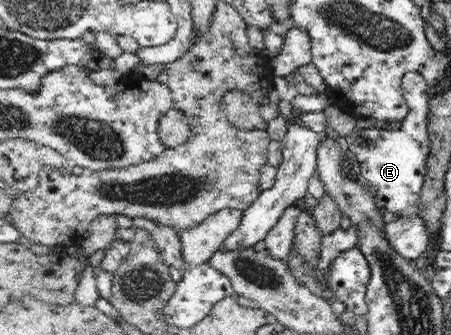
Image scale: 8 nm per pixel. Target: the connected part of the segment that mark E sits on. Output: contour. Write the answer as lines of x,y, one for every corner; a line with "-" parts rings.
418,71
403,74
400,80
402,96
409,104
409,113
396,131
387,129
356,129
344,136
343,144
355,155
361,176
367,181
368,191
377,206
405,216
416,215
416,198
422,188
426,162
430,154
430,139
426,130
429,113
429,91
425,78

